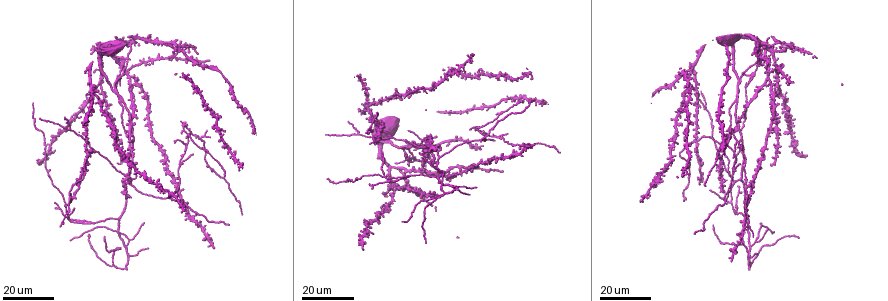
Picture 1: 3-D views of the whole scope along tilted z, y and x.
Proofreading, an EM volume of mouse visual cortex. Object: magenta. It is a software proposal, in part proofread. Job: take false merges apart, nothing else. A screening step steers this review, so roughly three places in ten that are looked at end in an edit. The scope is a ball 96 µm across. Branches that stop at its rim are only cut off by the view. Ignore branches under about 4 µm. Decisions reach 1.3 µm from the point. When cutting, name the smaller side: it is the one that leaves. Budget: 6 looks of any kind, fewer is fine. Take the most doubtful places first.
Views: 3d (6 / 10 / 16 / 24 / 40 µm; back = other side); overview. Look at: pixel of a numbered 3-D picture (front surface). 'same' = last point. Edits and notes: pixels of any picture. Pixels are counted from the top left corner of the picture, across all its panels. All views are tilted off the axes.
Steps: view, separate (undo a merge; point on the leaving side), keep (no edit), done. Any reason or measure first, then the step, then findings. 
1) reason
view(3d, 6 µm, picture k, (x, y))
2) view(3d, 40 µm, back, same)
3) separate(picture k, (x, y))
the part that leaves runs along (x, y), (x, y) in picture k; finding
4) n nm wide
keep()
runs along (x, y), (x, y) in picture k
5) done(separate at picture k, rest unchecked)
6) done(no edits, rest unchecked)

three arms meet
view(3d, 16 µm, picture 1, (183, 162))

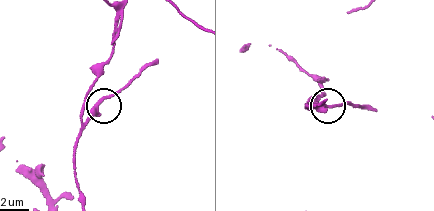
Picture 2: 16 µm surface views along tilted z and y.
zoom in
view(3d, 10 µm, picture 2, (91, 113))

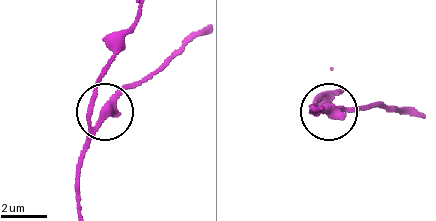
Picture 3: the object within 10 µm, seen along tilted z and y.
3 arms
separate(picture 3, (115, 105))
the part that leaves runs along (96, 130), (123, 96), (197, 34) in picture 3; two neurons meet here

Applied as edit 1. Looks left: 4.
view(overview)

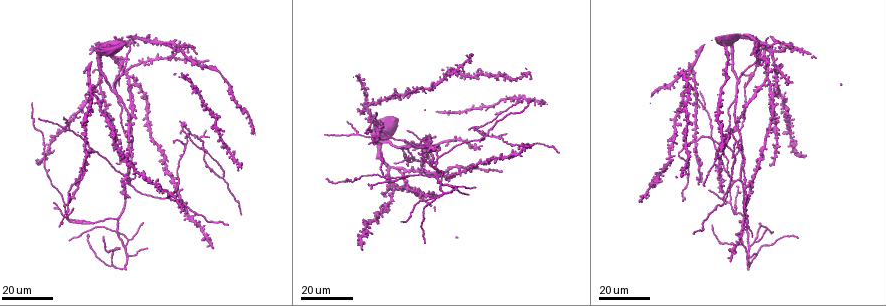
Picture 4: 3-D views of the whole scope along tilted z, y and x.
side arm on a straight run
view(3d, 24 µm, picture 4, (738, 141))

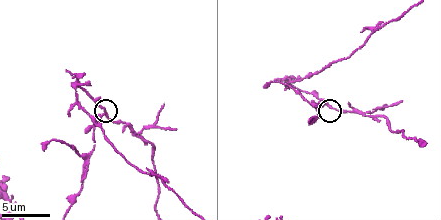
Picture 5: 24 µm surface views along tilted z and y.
view(3d, 6 µm, picture 5, (105, 113))

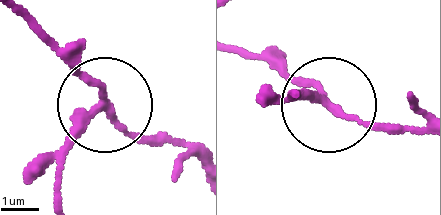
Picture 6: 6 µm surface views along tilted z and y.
3 arms
separate(picture 6, (72, 73))
the part that leaves runs along (104, 107), (144, 136), (181, 141), (200, 155) in picture 6; two neurons meet here

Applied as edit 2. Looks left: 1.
two arms in line, one across
view(3d, 6 µm, picture 5, (85, 154))

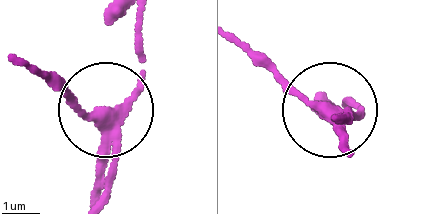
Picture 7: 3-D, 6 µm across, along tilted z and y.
keep()
runs along (93, 199), (105, 117), (142, 68), (142, 21) in picture 7; one neuron here

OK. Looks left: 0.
done(separate at picture 3, separate at picture 6, rest unchecked)

